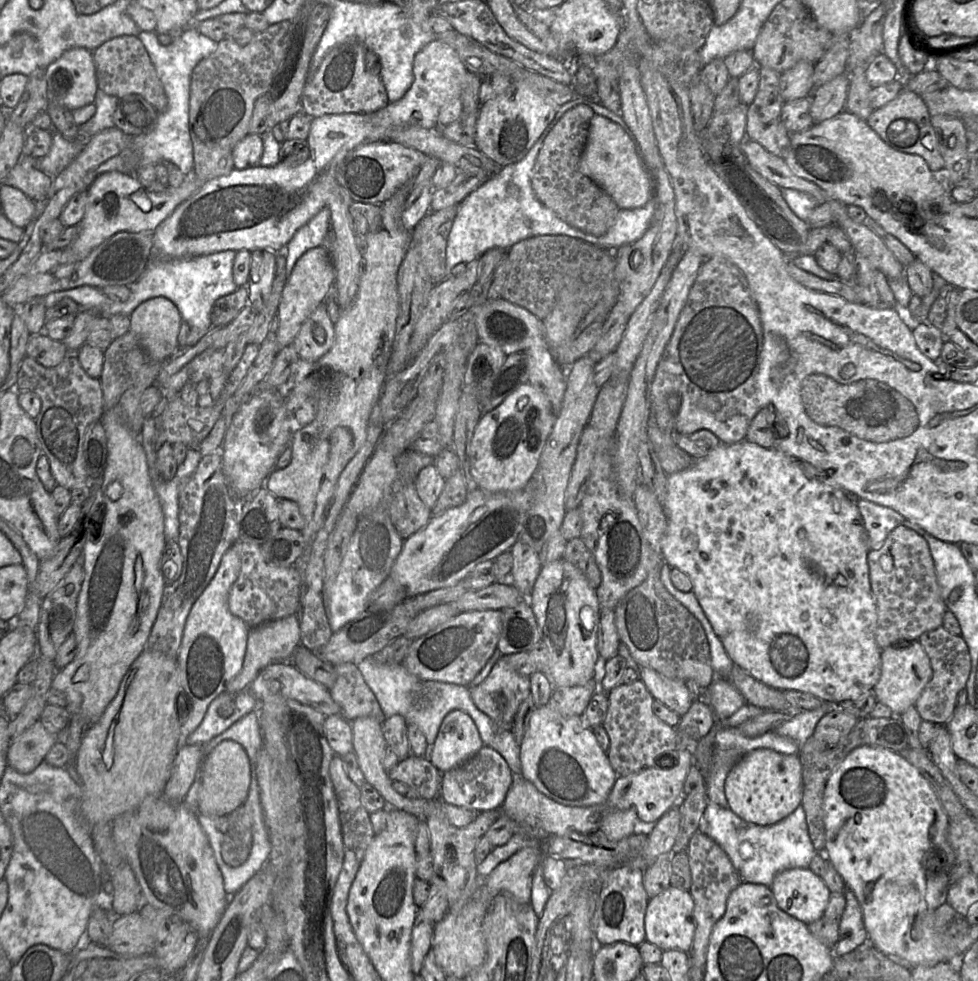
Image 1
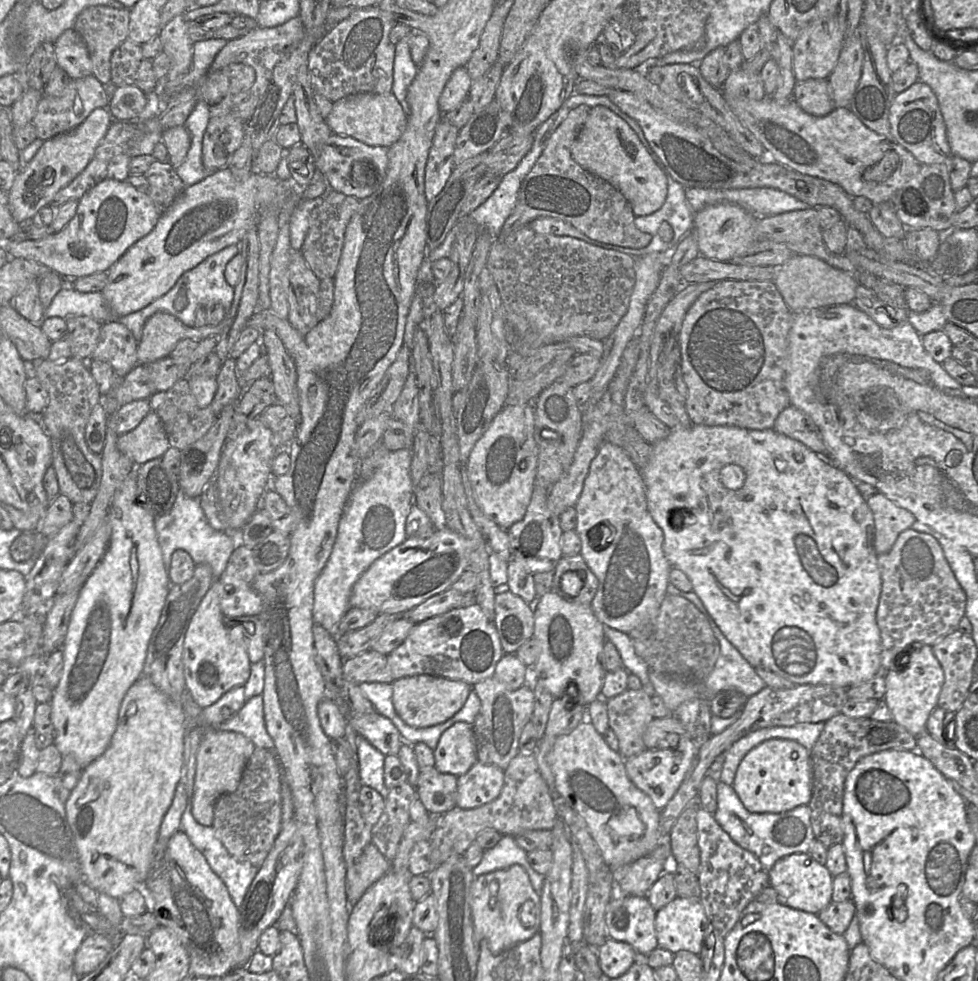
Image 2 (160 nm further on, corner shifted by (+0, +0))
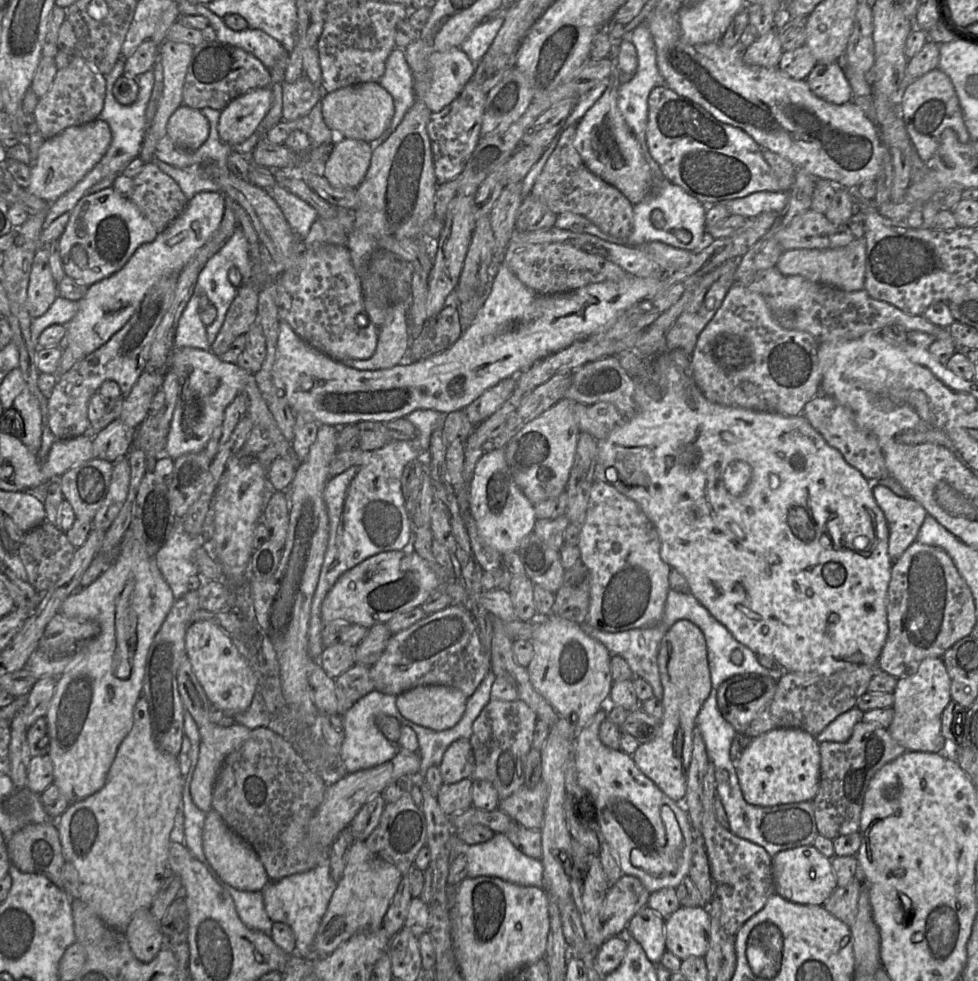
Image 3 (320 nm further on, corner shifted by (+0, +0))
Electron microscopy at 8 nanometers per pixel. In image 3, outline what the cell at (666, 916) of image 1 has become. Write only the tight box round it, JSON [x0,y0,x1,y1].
[665,905,710,960]

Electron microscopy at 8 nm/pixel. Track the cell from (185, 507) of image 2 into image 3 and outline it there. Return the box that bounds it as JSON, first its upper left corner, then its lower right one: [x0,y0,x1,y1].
[154,520,202,599]

